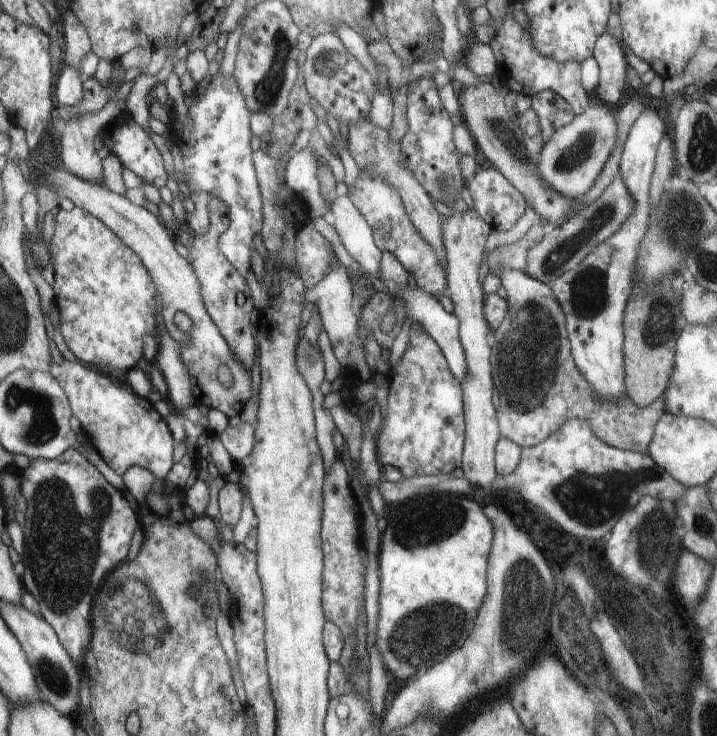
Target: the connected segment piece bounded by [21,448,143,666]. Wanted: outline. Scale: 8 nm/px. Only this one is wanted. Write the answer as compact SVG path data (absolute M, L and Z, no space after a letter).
M69 448L63 456L59 456L57 460L45 460L45 458L41 458L41 460L35 460L33 462L33 466L31 468L27 468L27 470L23 470L21 472L23 474L23 480L25 480L25 492L23 492L23 496L25 496L25 500L27 500L27 508L25 508L25 534L27 534L27 546L25 546L25 554L23 554L23 564L25 564L25 574L23 574L23 582L25 582L25 588L27 588L27 592L39 602L39 606L41 606L41 614L53 624L53 628L57 628L57 632L59 632L59 636L61 636L61 640L63 640L63 644L67 646L67 650L69 650L69 654L77 660L77 664L85 664L85 654L89 652L89 648L93 648L93 640L95 640L95 602L97 602L97 596L99 596L99 592L103 590L103 586L107 584L105 580L111 576L111 572L115 572L117 568L121 568L125 562L129 562L127 560L127 556L129 556L129 552L131 552L131 546L133 546L133 538L135 538L135 534L137 534L137 530L139 528L143 528L143 522L141 522L141 514L139 514L139 510L137 510L137 506L135 506L135 502L131 500L131 496L127 494L127 492L121 492L119 488L115 488L107 478L105 478L105 474L93 464L93 462L89 462L77 448Z

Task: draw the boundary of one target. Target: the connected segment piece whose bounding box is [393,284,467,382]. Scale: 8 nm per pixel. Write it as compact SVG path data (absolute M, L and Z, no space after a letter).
M407 284L405 288L395 288L393 294L403 300L405 308L407 308L407 316L413 318L415 322L419 322L419 324L425 328L425 332L439 344L443 356L447 358L449 370L463 382L463 378L465 378L465 374L467 374L467 358L465 358L461 340L459 340L459 324L461 324L461 320L459 320L453 312L447 312L447 310L443 308L443 304L441 304L435 296L427 294L427 292L421 290L421 288L411 288L411 286Z

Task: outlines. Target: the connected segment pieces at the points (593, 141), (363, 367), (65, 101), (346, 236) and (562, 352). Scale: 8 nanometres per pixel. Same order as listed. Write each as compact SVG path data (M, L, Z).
M605 104L591 106L579 116L573 116L573 120L561 128L557 128L549 140L543 144L541 152L533 158L537 172L545 184L549 184L555 192L561 196L575 200L577 196L587 194L587 190L597 180L599 172L603 170L605 162L609 160L609 154L617 146L617 110Z
M335 258L333 264L331 264L331 272L315 286L315 284L309 284L307 286L307 294L305 294L305 302L303 304L317 304L317 312L323 320L323 330L327 332L329 340L331 340L331 348L333 348L333 354L335 358L339 360L341 366L349 366L353 364L355 370L359 370L359 376L361 380L367 380L371 382L373 380L373 374L369 372L367 364L365 364L365 352L363 352L363 340L359 338L361 332L359 332L359 314L353 310L353 304L351 304L351 296L355 294L355 280L351 280L345 272L345 268L339 264L339 260Z
M67 64L59 84L57 84L57 104L59 106L81 106L87 100L87 88L85 88L85 76L79 72L77 66Z
M335 196L329 206L329 224L337 230L341 244L351 254L351 258L373 278L381 280L379 264L383 250L377 248L373 228L367 224L365 216L355 208L349 196Z
M503 268L499 272L499 282L507 290L505 300L509 304L503 322L491 332L491 374L493 392L497 394L497 420L501 438L513 440L521 448L531 448L545 442L551 434L559 432L569 420L583 420L605 444L621 450L647 452L647 446L653 438L653 428L657 420L665 414L663 396L647 404L645 408L633 404L627 392L623 392L619 400L603 400L601 396L595 396L595 392L591 392L591 384L587 384L587 378L583 378L573 360L569 336L565 330L567 318L553 290L547 284L541 284L541 280L517 268Z

